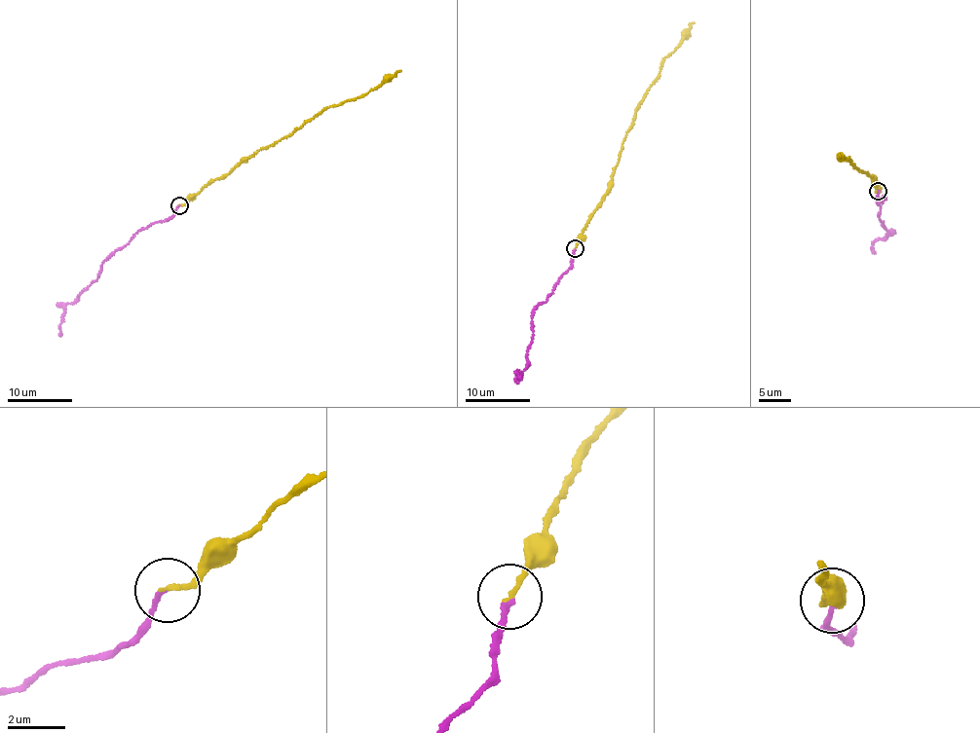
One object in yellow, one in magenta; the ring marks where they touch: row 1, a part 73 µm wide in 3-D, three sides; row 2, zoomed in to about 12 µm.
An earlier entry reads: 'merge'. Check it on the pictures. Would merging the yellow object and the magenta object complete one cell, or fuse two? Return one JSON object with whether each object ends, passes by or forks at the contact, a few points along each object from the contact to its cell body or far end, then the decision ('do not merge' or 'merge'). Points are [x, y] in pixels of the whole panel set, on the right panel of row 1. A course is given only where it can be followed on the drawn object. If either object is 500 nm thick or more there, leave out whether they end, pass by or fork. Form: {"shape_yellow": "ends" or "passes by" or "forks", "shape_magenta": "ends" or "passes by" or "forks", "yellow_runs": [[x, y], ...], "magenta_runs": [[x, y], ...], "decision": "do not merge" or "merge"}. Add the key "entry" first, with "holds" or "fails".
{"entry": "holds", "shape_yellow": "ends", "shape_magenta": "ends", "yellow_runs": [[878, 191], [873, 182], [875, 178], [857, 169], [849, 159], [838, 158], [840, 162], [844, 157], [841, 156]], "magenta_runs": [[880, 191], [877, 198], [886, 199], [877, 203], [881, 205], [879, 219], [889, 234], [874, 240], [876, 253]], "decision": "merge"}

